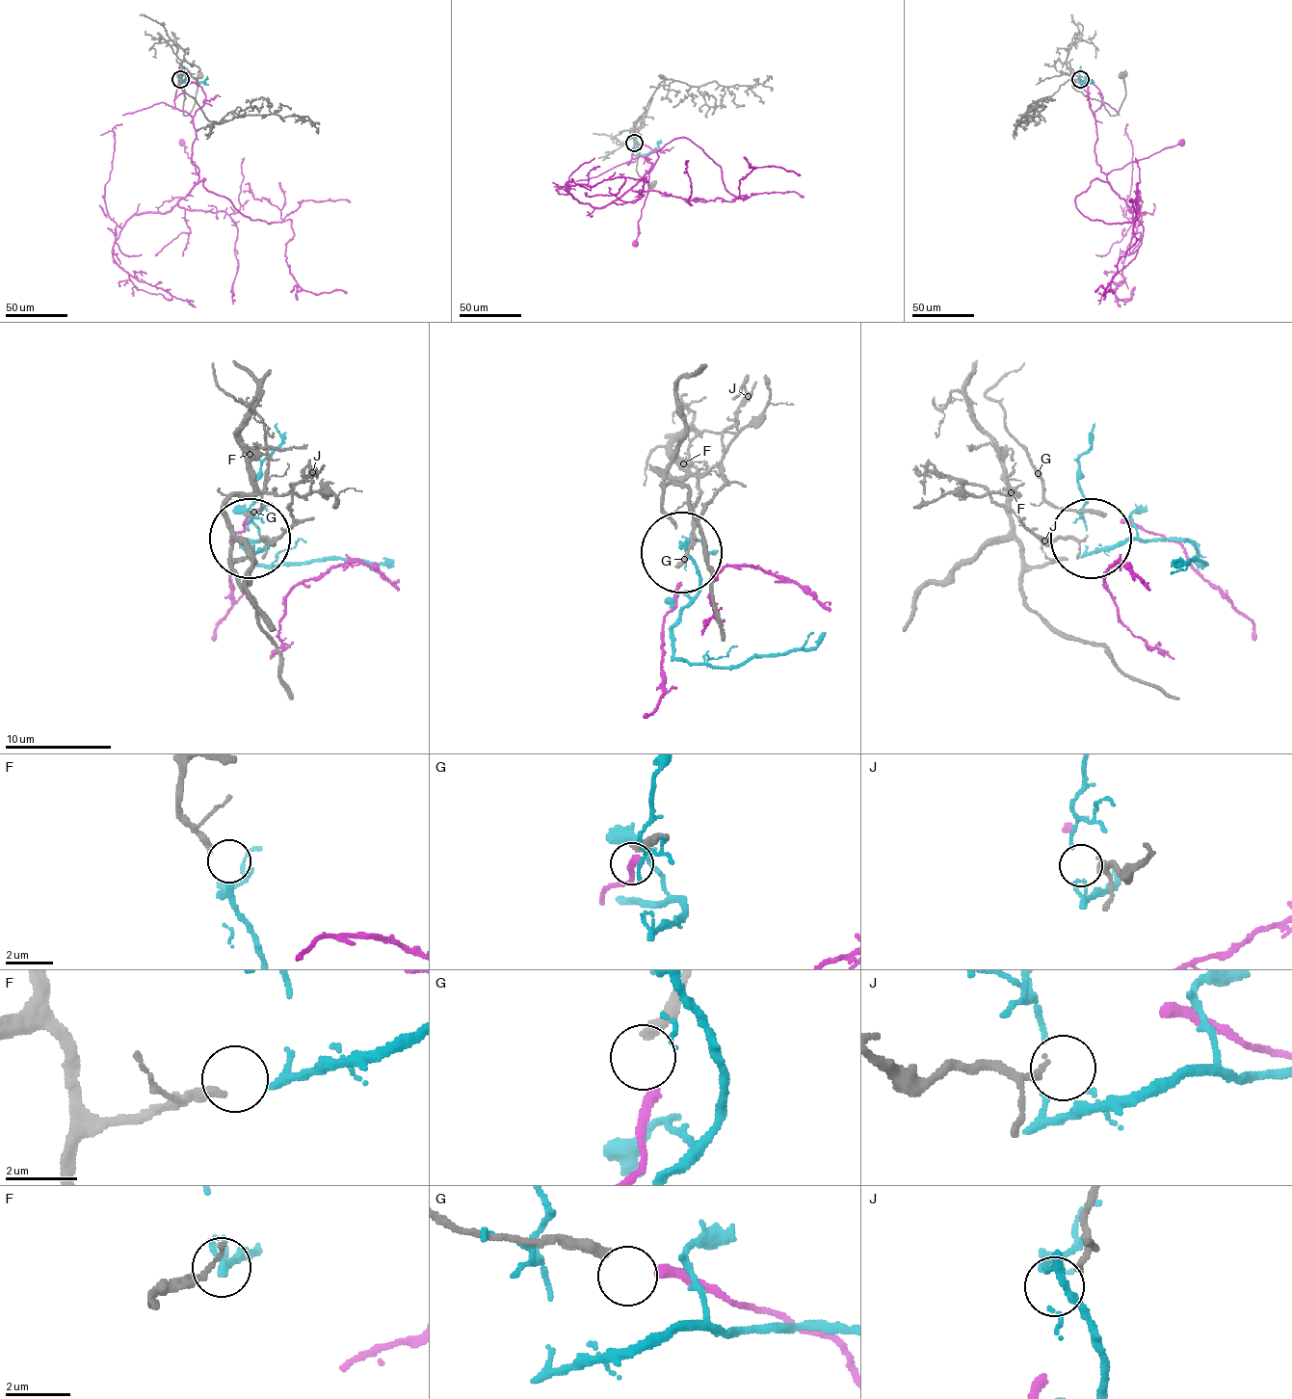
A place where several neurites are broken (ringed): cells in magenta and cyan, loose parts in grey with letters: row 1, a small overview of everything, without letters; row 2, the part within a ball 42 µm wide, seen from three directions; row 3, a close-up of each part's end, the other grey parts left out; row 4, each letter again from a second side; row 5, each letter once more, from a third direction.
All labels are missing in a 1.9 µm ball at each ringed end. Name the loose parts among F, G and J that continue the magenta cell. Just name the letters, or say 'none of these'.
none of these

